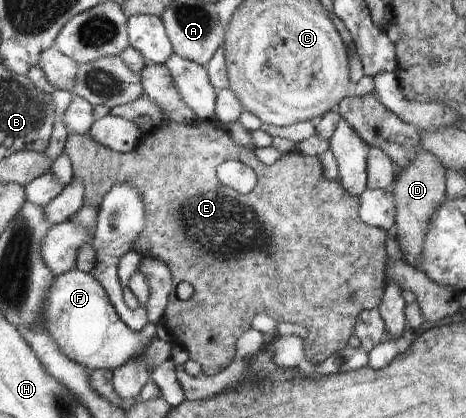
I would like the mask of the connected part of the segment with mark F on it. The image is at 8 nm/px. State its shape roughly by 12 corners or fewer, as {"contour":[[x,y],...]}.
{"contour":[[55,276],[43,326],[67,358],[112,371],[157,325],[119,318],[100,282]]}

